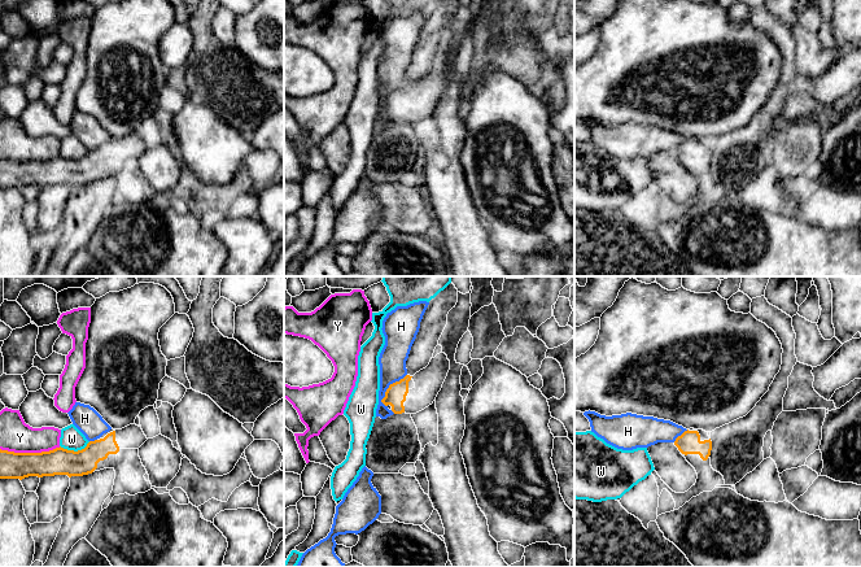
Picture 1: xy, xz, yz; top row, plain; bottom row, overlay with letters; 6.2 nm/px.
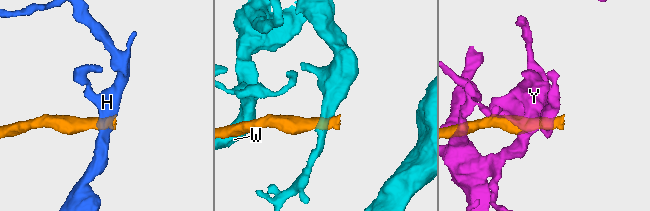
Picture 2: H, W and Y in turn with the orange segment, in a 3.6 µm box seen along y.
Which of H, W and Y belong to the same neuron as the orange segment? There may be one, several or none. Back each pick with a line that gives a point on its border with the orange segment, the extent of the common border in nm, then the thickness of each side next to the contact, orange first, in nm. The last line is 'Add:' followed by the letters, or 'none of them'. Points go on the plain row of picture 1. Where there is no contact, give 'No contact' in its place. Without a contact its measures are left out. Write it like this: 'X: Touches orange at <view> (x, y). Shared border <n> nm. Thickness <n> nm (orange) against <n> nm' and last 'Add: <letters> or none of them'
Add: none of them

